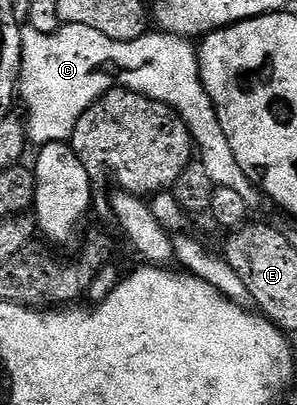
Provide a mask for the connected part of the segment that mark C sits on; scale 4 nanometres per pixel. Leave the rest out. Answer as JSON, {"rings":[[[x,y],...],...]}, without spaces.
{"rings":[[[26,24],[21,31],[21,71],[19,74],[19,101],[25,104],[23,117],[27,122],[28,140],[34,146],[50,145],[52,141],[68,142],[72,138],[79,119],[104,93],[113,89],[130,89],[142,93],[144,97],[155,99],[159,103],[169,105],[180,115],[189,127],[193,136],[193,144],[203,167],[211,174],[214,186],[231,187],[241,198],[247,199],[251,207],[257,207],[263,201],[263,194],[249,177],[235,163],[235,155],[231,151],[231,143],[227,143],[227,135],[223,135],[223,127],[219,115],[211,103],[201,82],[201,63],[199,49],[192,40],[179,37],[176,33],[164,31],[148,31],[131,42],[117,42],[108,38],[94,28],[62,24],[53,33],[44,33]]]}

